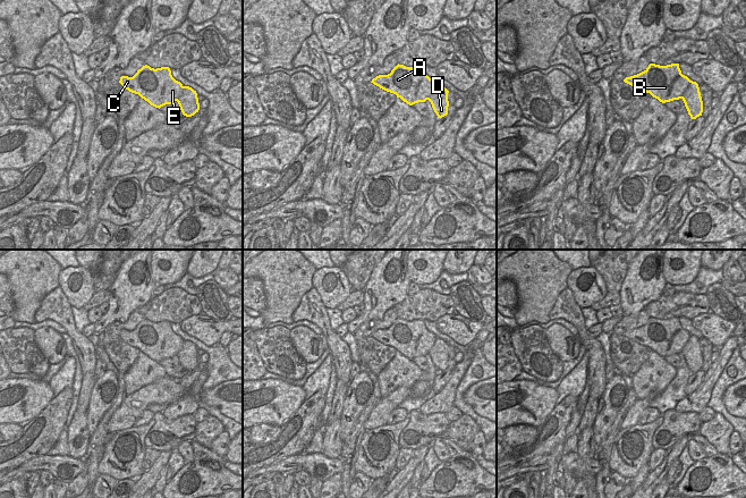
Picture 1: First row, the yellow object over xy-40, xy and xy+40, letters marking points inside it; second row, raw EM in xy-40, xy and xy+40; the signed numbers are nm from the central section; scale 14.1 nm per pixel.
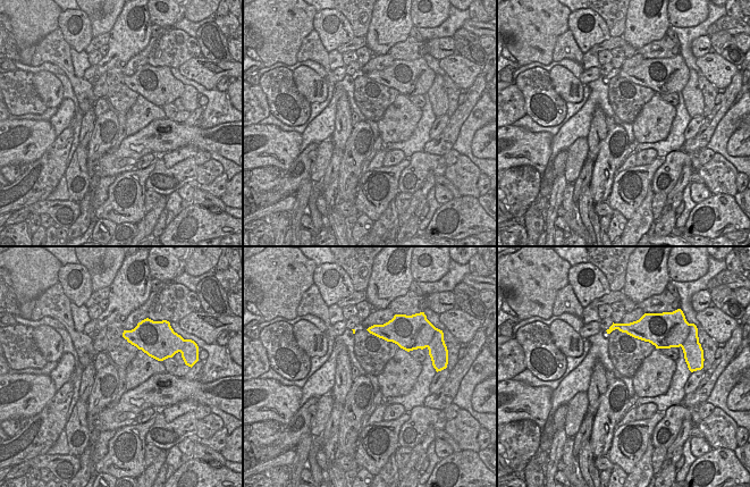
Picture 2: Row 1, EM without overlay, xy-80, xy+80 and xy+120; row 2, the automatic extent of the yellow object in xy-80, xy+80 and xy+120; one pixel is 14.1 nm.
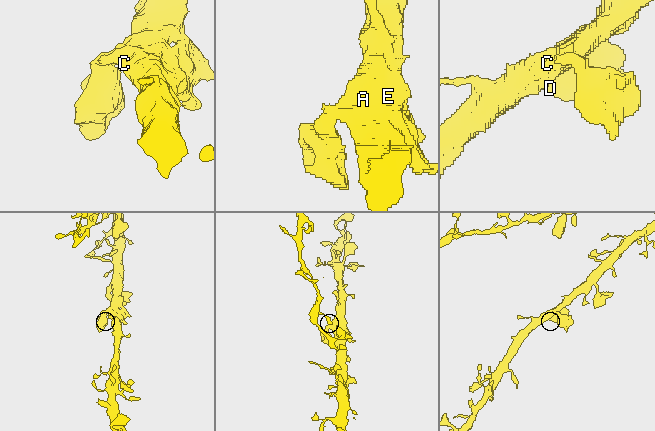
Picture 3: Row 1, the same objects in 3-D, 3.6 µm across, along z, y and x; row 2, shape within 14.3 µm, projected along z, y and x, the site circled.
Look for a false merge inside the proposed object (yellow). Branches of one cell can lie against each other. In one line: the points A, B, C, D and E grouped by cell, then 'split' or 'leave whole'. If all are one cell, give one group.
groups A B C E / D; split

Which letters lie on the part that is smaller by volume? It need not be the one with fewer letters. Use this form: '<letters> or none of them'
D

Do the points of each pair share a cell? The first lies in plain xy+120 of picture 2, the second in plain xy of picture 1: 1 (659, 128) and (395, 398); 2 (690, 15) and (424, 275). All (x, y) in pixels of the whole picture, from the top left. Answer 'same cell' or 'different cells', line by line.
1: different cells
2: same cell

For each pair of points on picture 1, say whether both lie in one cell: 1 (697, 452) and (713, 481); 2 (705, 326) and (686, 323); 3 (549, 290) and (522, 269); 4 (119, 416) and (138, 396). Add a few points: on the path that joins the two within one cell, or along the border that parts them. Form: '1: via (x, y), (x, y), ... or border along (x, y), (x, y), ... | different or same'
1: border along (705, 456), (695, 462) | different
2: border along (691, 320), (691, 323), (703, 336) | different
3: via (542, 284), (528, 270) | same
4: via (124, 412), (135, 401) | same

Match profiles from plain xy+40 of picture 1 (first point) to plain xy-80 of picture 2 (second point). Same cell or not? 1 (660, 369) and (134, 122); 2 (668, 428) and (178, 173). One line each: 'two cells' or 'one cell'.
1: one cell
2: one cell

